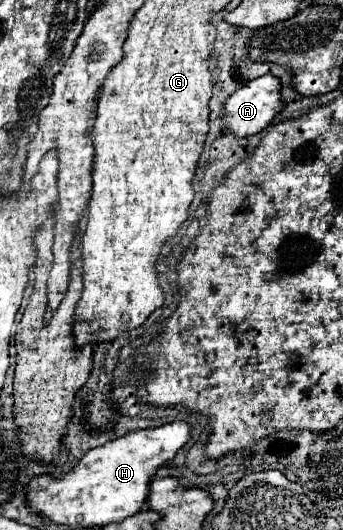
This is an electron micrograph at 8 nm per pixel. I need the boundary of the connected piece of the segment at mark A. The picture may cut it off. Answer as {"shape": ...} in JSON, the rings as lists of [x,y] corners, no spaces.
{"shape":[[[265,74],[257,80],[243,84],[231,98],[227,98],[223,130],[225,134],[235,134],[235,136],[257,134],[273,122],[273,118],[283,110],[283,106],[285,106],[285,100],[281,96],[281,80],[273,74]]]}

